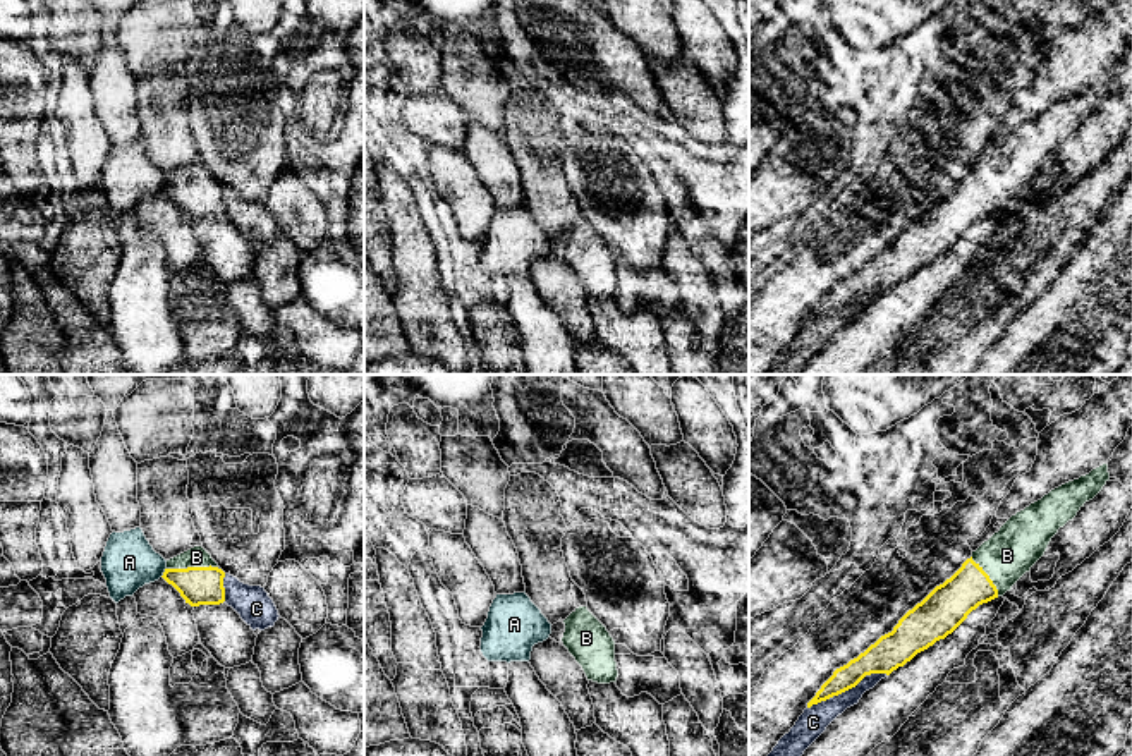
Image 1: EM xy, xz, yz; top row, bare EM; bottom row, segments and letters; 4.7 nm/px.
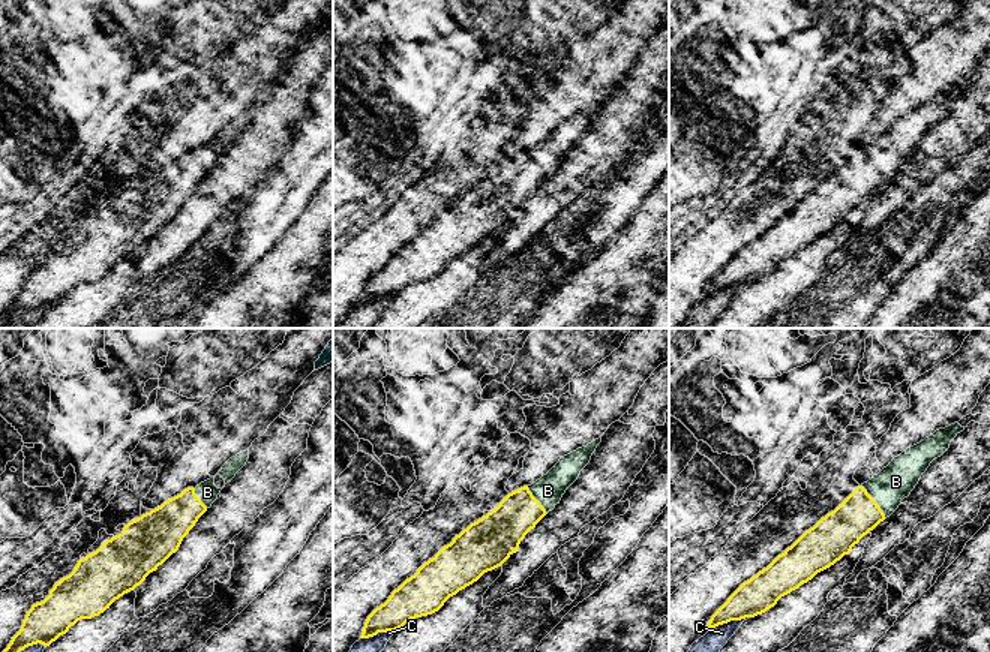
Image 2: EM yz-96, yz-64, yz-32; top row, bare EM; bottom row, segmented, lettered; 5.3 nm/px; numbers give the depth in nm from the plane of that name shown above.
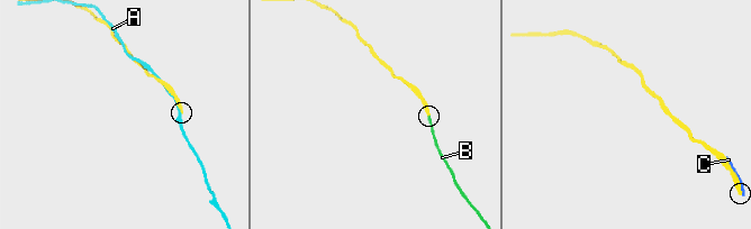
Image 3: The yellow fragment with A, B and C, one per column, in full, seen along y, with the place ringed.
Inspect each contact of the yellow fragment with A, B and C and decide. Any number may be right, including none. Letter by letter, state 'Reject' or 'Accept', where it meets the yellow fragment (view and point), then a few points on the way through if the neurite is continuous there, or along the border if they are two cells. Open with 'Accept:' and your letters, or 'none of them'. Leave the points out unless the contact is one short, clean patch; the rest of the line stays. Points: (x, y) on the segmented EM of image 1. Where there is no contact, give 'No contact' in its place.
Accept: B
A: Reject. Touches yellow at xy (164, 573)
B: Accept. Touches yellow at xy (193, 567). Path across: xy (198, 586), (193, 567), (196, 557)
C: Reject. Touches yellow at yz (847, 689)

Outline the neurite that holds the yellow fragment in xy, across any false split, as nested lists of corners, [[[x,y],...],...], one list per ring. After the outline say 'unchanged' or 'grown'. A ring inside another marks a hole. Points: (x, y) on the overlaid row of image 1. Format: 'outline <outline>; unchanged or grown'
outline [[[194,546],[170,560],[161,576],[191,607],[225,601],[225,572],[203,546]]]; grown

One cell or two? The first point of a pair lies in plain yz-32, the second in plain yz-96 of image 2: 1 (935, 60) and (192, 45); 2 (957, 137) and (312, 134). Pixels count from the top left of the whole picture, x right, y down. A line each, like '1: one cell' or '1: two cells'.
1: two cells
2: two cells

